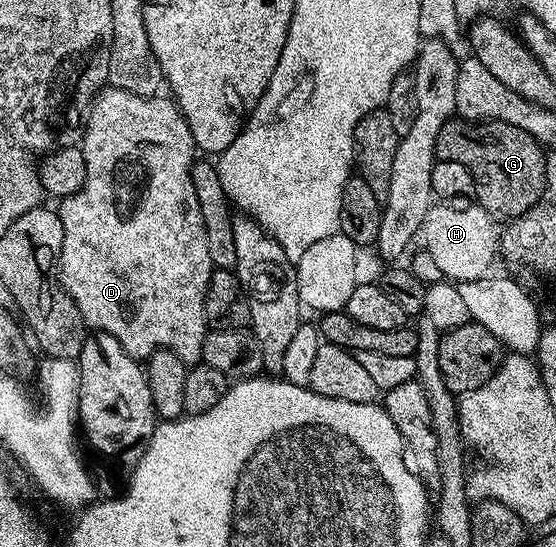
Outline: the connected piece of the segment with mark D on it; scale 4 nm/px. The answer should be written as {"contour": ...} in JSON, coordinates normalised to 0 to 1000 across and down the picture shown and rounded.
{"contour":[[[189,157],[167,183],[165,196],[158,199],[147,247],[147,269],[155,289],[155,333],[147,333],[147,340],[131,358],[113,360],[110,373],[115,375],[106,375],[104,380],[115,422],[104,495],[108,519],[119,530],[119,537],[133,545],[133,559],[140,559],[160,601],[212,618],[212,625],[219,625],[219,640],[227,640],[227,647],[234,647],[243,658],[264,660],[270,647],[297,636],[320,647],[320,654],[327,654],[333,665],[344,669],[362,656],[367,612],[378,605],[371,589],[367,554],[385,484],[378,472],[378,455],[371,452],[371,413],[363,406],[363,384],[356,377],[356,355],[349,355],[345,331],[345,302],[356,285],[356,265],[349,260],[342,230],[331,221],[322,196],[308,181],[293,183],[291,177],[288,172],[250,176],[234,172],[234,165]]]}

